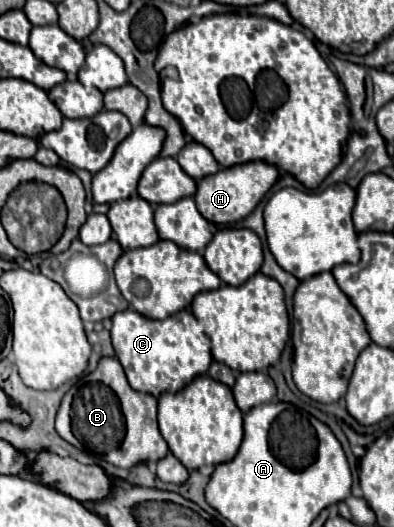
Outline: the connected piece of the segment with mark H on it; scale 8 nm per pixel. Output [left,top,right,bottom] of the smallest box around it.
[195,160,279,226]

